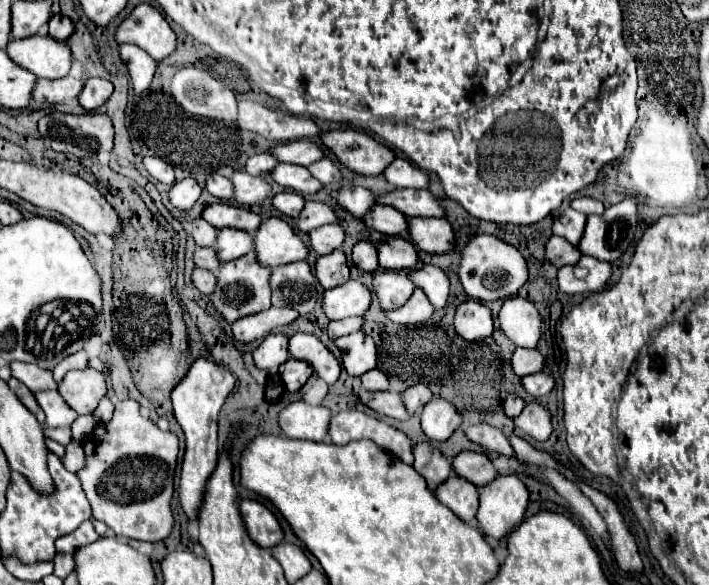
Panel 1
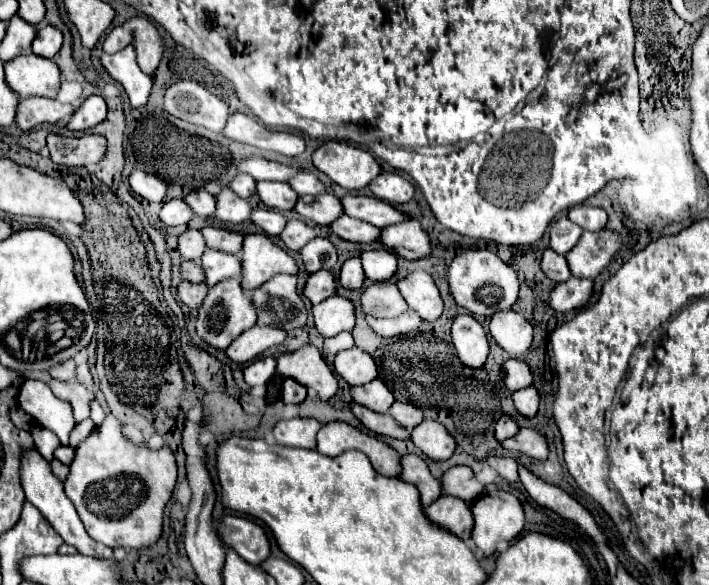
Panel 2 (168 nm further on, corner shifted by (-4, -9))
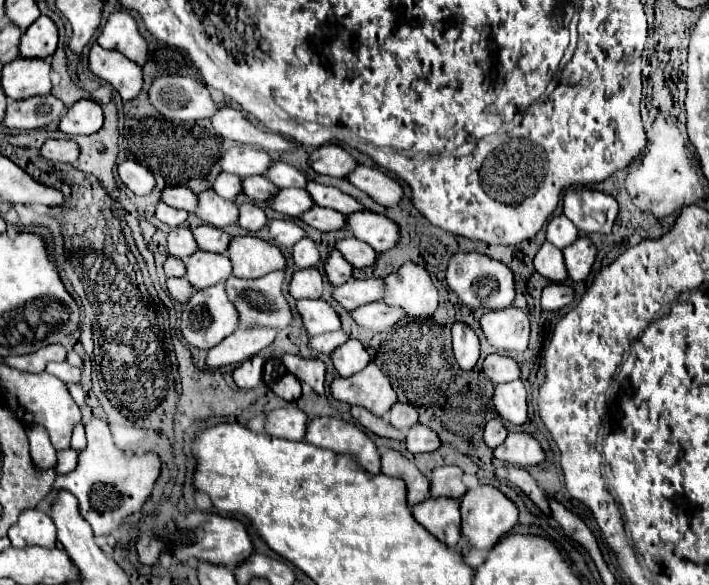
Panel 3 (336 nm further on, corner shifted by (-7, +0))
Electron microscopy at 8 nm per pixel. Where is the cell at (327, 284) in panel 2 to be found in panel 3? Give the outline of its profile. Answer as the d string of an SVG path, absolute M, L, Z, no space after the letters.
M315 267L297 269L289 283L289 295L293 299L319 299L323 289L323 277Z

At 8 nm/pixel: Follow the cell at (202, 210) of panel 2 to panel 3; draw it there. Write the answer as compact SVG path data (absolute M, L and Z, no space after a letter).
M165 187L161 191L161 201L167 203L169 207L175 209L185 209L185 211L195 211L197 207L197 195L189 191L187 187Z

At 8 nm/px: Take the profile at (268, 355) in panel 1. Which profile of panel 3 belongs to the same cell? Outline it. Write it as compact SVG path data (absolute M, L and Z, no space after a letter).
M255 355L247 361L243 361L235 371L233 371L233 381L237 387L241 389L253 389L261 383L261 375L263 375L263 357Z

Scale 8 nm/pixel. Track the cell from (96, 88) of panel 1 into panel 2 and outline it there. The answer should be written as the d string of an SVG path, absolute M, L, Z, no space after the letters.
M90 96L74 112L68 128L70 130L86 130L86 128L92 128L92 126L96 126L98 122L102 122L106 118L106 112L108 112L106 100L102 96Z

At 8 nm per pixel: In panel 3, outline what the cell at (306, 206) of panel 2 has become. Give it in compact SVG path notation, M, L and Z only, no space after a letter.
M279 189L279 191L267 201L267 205L269 205L273 211L277 211L277 213L295 219L295 215L305 213L305 211L311 209L315 203L311 201L311 197L307 195L307 191L303 191L303 189Z

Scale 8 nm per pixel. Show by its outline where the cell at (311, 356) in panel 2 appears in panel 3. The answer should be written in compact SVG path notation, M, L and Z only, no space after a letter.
M283 355L283 363L301 383L307 383L315 393L323 393L325 363L319 359L303 359L299 355Z

